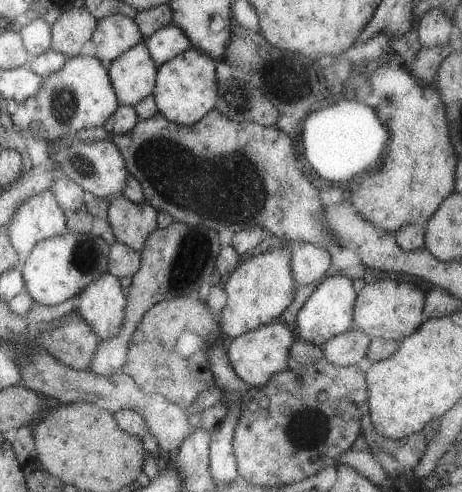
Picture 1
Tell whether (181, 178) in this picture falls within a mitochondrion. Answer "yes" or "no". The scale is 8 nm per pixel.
yes

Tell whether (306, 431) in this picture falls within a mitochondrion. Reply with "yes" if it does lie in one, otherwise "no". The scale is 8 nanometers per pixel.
yes

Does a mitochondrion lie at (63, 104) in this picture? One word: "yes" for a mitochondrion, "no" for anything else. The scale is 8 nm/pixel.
yes

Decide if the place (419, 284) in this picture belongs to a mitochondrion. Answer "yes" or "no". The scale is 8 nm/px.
no

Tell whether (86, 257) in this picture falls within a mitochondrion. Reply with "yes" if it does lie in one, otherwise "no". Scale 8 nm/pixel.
yes

